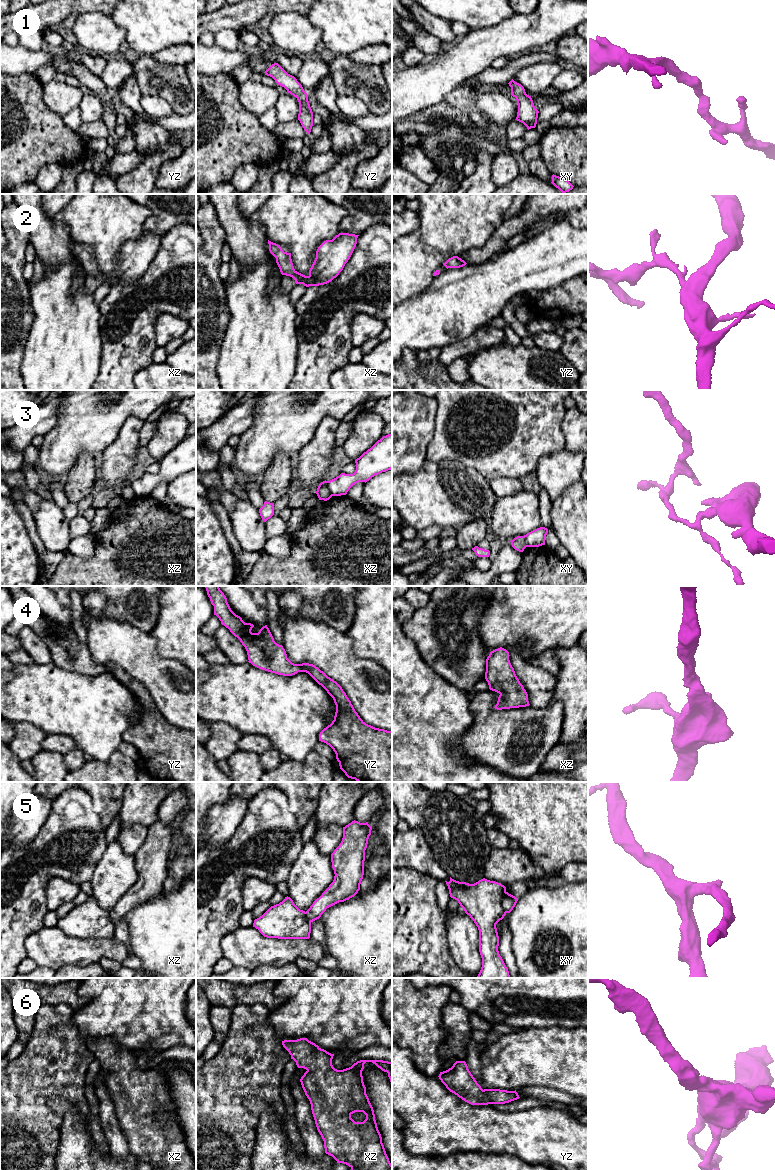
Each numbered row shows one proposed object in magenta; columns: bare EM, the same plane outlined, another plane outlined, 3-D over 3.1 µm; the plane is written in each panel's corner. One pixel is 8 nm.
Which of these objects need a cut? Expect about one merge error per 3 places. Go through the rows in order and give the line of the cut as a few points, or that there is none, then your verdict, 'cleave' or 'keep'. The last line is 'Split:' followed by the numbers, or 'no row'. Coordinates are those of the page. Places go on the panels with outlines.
1: no cut; keep
2: no cut; keep
3: cut in xz along (327, 481), (327, 489), (332, 495); cleave
4: no cut; keep
5: cut in xy along (506, 892), (502, 900), (502, 907), (505, 912); cleave
6: no cut; keep
Split: 3, 5

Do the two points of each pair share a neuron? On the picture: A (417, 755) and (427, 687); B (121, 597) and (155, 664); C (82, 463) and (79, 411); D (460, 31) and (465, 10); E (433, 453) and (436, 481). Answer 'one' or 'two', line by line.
A: one
B: two
C: two
D: two
E: two

